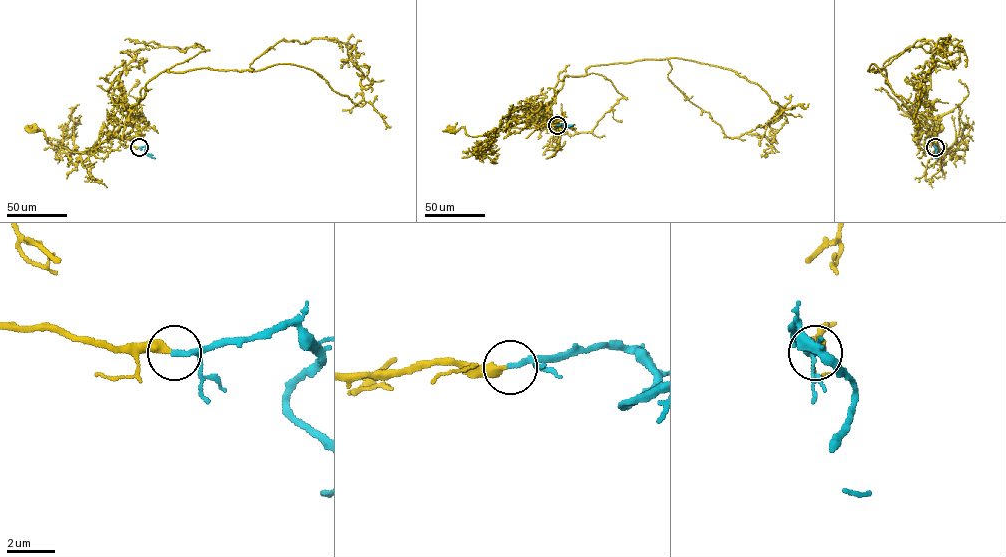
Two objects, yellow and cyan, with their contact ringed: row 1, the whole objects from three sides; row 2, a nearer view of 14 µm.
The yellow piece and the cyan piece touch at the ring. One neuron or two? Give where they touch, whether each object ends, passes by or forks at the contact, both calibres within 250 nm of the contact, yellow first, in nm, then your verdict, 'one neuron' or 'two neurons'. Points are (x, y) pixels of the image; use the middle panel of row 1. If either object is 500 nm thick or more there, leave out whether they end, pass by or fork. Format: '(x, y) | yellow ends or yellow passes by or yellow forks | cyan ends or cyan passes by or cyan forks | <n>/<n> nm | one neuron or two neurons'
(557, 125) | yellow ends | cyan passes by | 380/170 nm | one neuron

